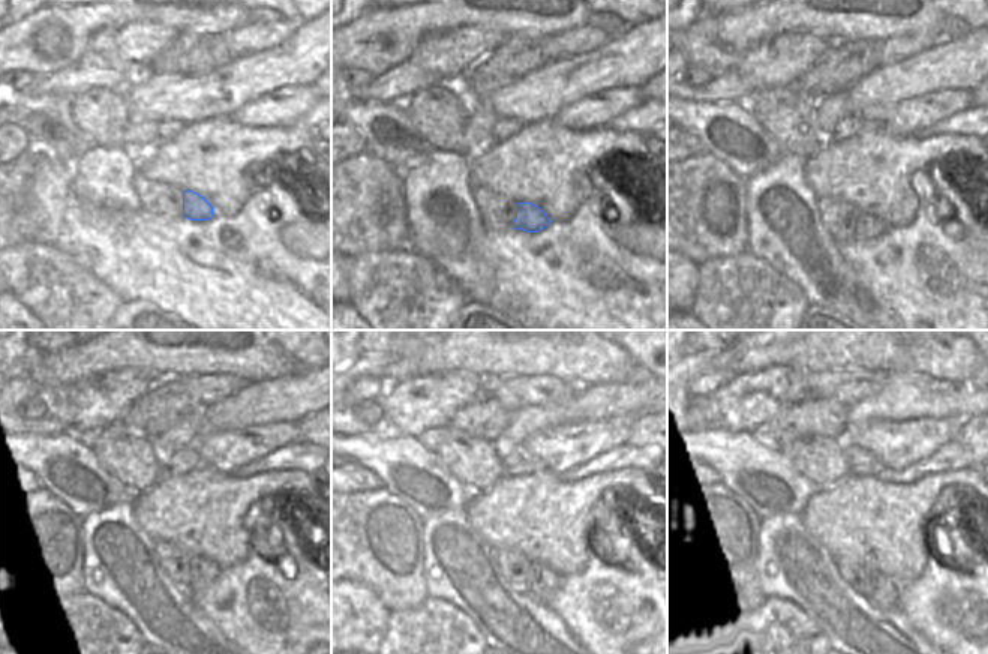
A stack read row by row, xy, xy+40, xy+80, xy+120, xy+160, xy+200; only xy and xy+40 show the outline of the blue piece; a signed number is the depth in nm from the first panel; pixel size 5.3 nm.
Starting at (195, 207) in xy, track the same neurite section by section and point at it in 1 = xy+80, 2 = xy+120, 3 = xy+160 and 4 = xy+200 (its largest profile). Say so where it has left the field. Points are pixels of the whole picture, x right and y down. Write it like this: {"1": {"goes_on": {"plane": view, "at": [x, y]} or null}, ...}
{"1": {"goes_on": {"plane": "xy+80", "at": [867, 227]}}, "2": {"goes_on": {"plane": "xy+120", "at": [204, 572]}}, "3": {"goes_on": {"plane": "xy+160", "at": [543, 584]}}, "4": {"goes_on": {"plane": "xy+200", "at": [880, 591]}}}

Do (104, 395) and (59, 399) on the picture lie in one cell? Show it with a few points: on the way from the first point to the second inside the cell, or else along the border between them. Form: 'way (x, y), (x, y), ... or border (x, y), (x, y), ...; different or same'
way (93, 399), (69, 399); same

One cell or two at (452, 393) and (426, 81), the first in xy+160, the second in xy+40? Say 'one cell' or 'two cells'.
two cells

